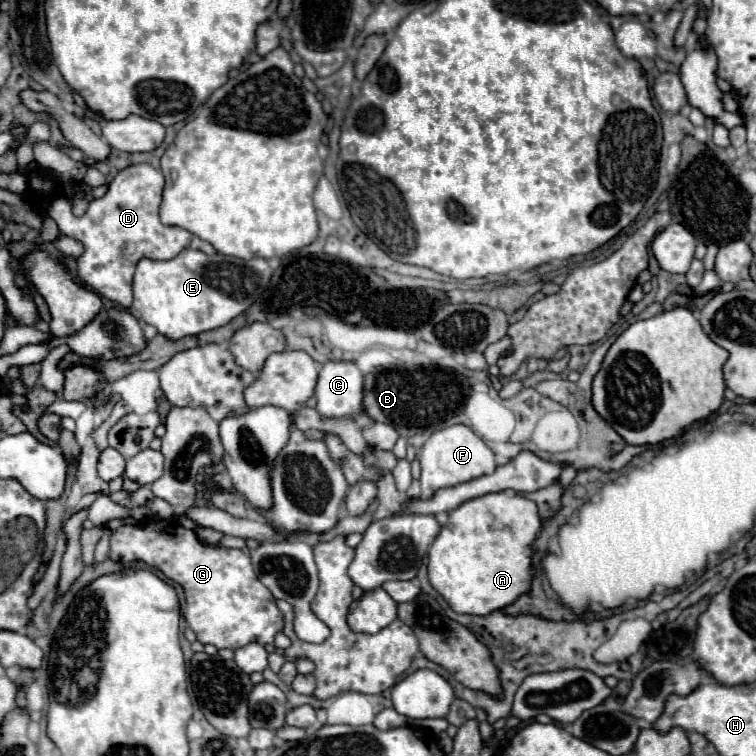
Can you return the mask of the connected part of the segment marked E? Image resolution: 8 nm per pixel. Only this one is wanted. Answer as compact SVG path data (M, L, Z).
M184 249L170 261L154 261L154 259L140 259L136 265L136 275L132 281L134 289L134 303L130 307L142 321L154 325L162 335L168 339L182 339L186 335L198 335L202 331L216 329L220 325L230 323L234 317L244 313L270 285L272 269L268 259L238 259L230 255L206 255L202 251Z

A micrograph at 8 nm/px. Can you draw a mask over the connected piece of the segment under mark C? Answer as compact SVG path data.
M328 361L322 365L316 381L316 391L314 397L318 399L316 411L324 417L360 417L362 415L362 385L364 385L364 375L352 361Z

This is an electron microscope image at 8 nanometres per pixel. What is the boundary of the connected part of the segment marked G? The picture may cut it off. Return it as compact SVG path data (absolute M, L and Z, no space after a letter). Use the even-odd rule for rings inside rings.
M148 521L144 525L122 525L118 527L110 537L110 551L108 559L116 563L132 563L132 561L144 561L150 567L160 569L168 579L176 581L184 589L186 609L184 617L190 629L196 633L196 639L200 643L210 643L218 649L238 649L248 643L274 643L274 635L282 629L282 613L276 607L276 599L272 593L258 581L250 557L242 553L240 549L226 549L226 547L212 547L198 539L198 535L192 529L182 527L176 523L174 533L164 533L156 529L156 521Z

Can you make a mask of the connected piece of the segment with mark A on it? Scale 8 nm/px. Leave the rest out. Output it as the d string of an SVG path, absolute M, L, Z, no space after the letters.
M512 490L464 501L448 513L448 523L428 549L430 585L456 613L488 615L514 603L528 591L534 575L530 569L530 545L540 525L536 503Z

